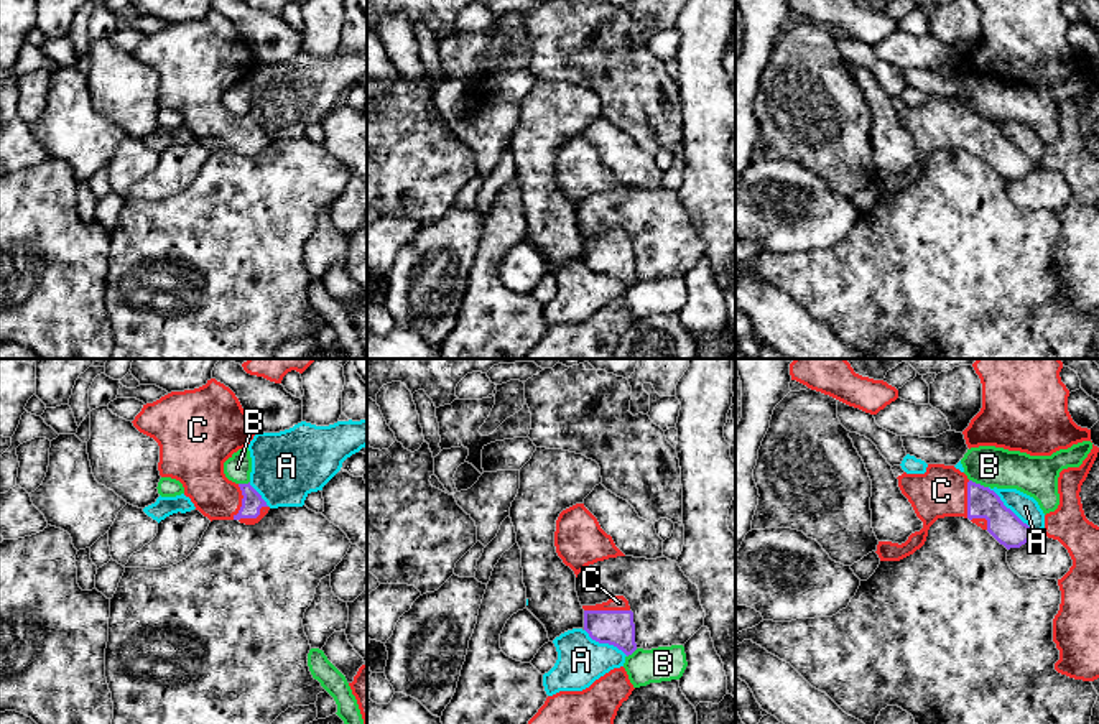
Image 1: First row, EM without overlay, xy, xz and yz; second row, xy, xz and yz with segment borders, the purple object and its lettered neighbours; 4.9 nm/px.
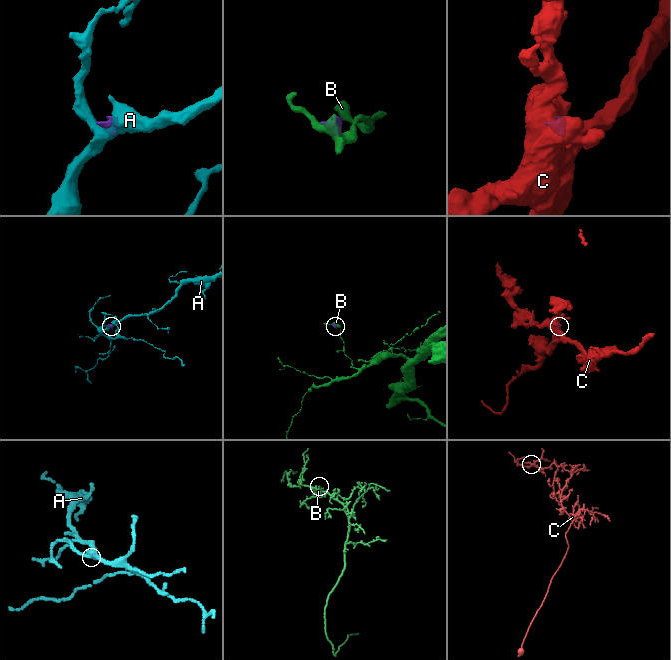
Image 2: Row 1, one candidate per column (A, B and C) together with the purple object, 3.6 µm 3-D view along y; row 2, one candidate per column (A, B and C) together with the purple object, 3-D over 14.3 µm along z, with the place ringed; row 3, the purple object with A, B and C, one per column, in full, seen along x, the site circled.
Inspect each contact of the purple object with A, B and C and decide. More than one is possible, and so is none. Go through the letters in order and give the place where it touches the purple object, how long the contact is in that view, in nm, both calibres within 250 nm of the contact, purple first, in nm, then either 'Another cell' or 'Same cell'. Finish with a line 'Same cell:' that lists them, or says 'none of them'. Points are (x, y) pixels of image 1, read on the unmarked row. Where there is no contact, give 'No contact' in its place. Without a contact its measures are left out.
A: Touches purple at yz (1009, 140). Shared border 320 nm. Thickness 160 nm (purple) against 120 nm. Another cell
B: Touches purple at yz (979, 116). Shared border 100 nm. Thickness 160 nm (purple) against 200 nm. Another cell
C: Touches purple at xz (607, 242). Shared border 220 nm. Thickness 180 nm (purple) against 80 nm. Same cell
Same cell: C

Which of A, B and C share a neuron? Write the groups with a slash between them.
A / B / C

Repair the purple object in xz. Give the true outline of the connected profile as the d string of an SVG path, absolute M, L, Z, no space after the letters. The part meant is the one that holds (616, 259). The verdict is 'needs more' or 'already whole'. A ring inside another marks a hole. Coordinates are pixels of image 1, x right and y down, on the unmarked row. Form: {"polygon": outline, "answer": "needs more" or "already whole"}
{"polygon": "M624 227L582 240L584 262L592 272L614 276L627 288L637 281L633 244Z", "answer": "needs more"}

